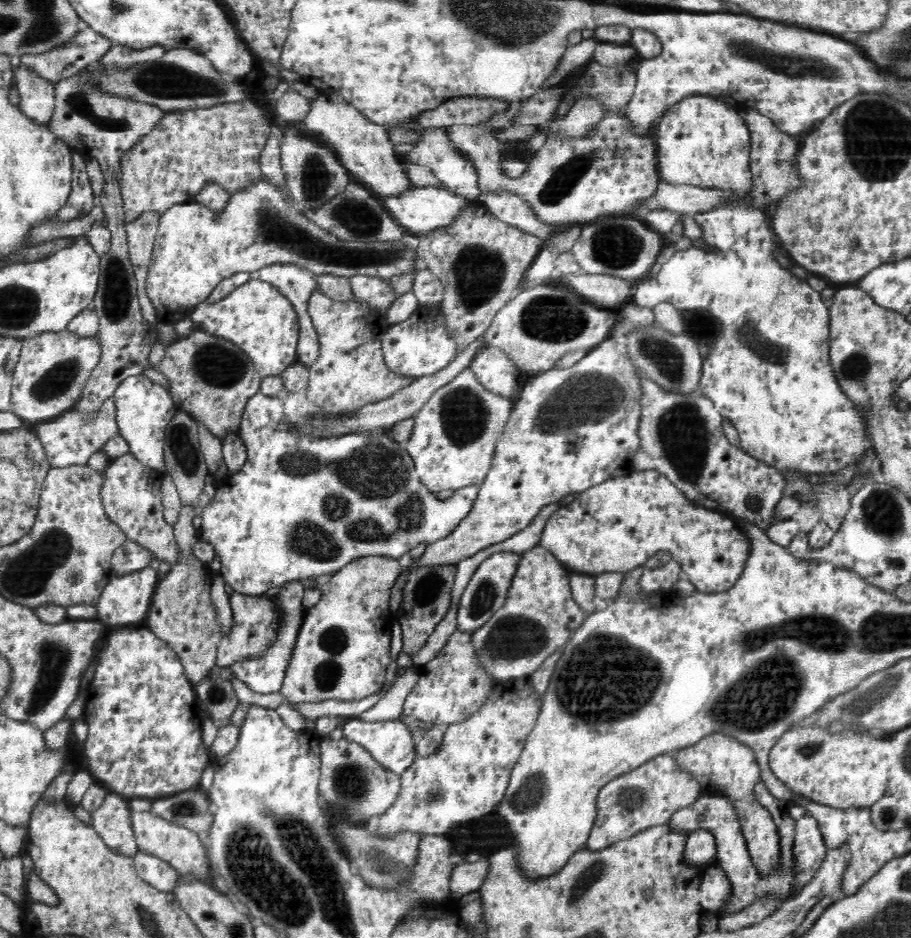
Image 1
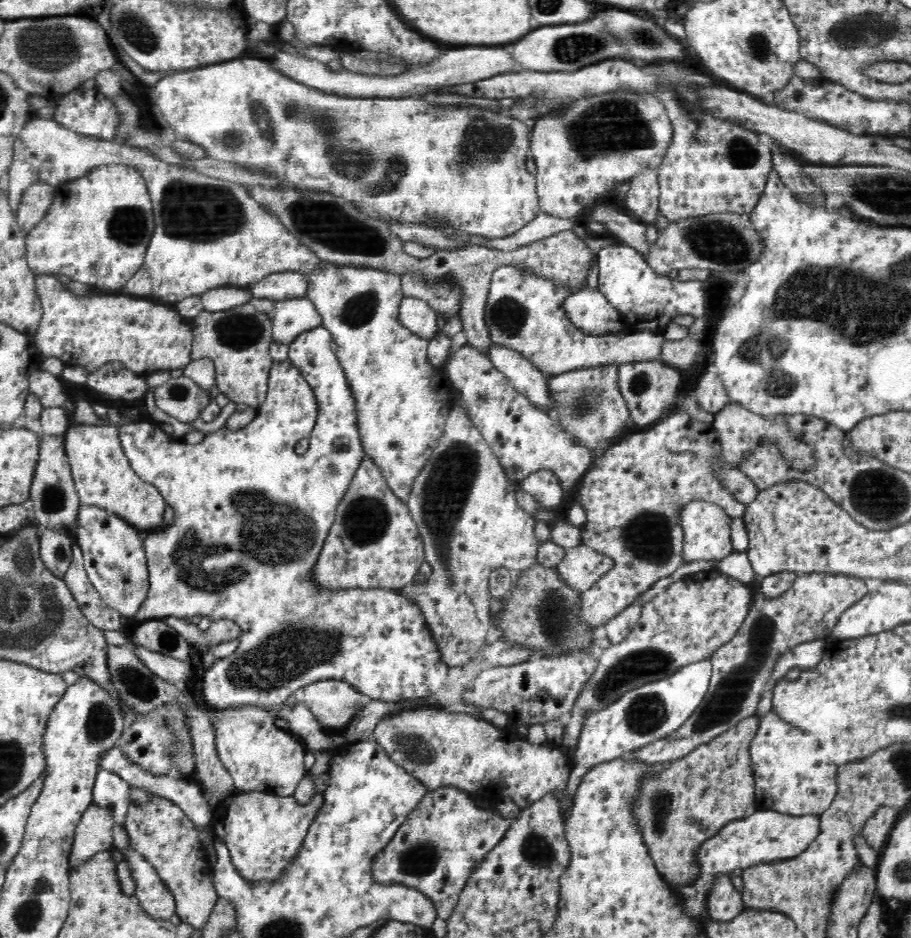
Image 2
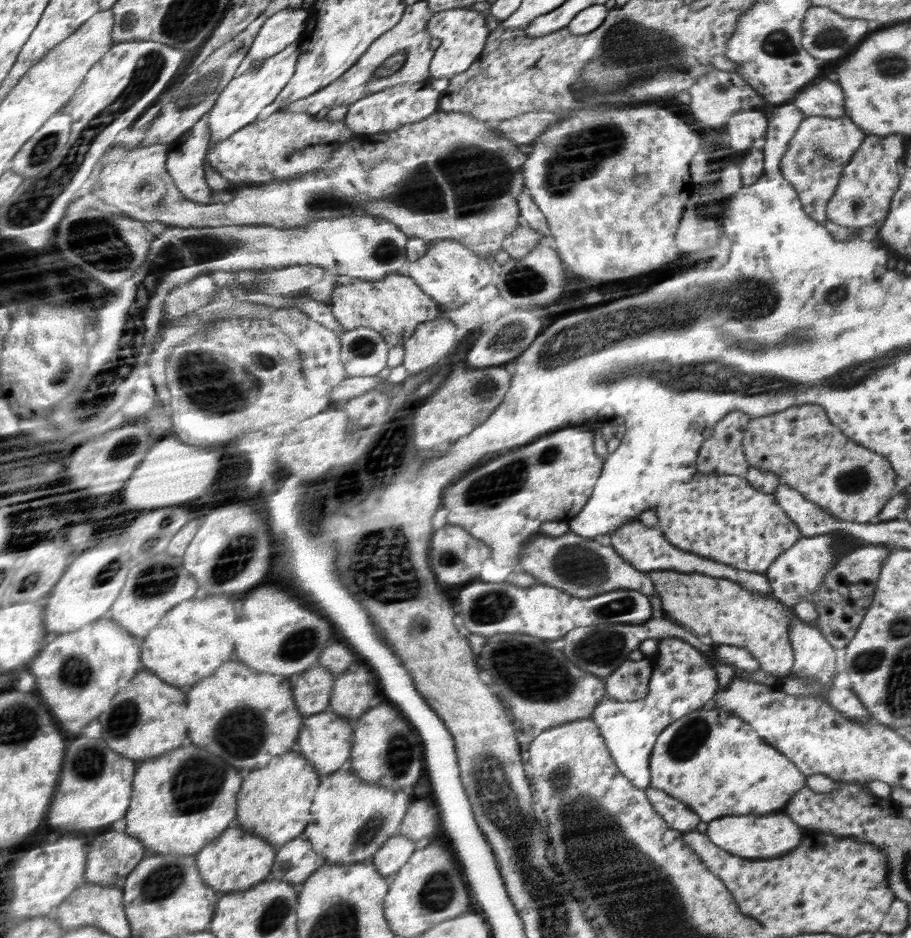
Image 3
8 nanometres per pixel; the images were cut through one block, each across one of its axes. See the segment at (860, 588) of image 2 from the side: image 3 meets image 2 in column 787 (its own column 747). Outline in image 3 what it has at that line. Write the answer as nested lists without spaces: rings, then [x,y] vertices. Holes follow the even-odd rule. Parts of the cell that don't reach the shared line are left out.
[[[658,570],[647,573],[654,583],[656,593],[662,601],[662,608],[668,616],[674,617],[676,624],[688,629],[698,638],[704,639],[710,645],[718,647],[720,645],[736,646],[748,650],[756,658],[764,674],[776,676],[782,680],[793,670],[796,660],[790,636],[790,609],[788,606],[773,596],[762,596],[728,578],[718,578],[714,575],[704,573],[686,573],[685,571]]]

